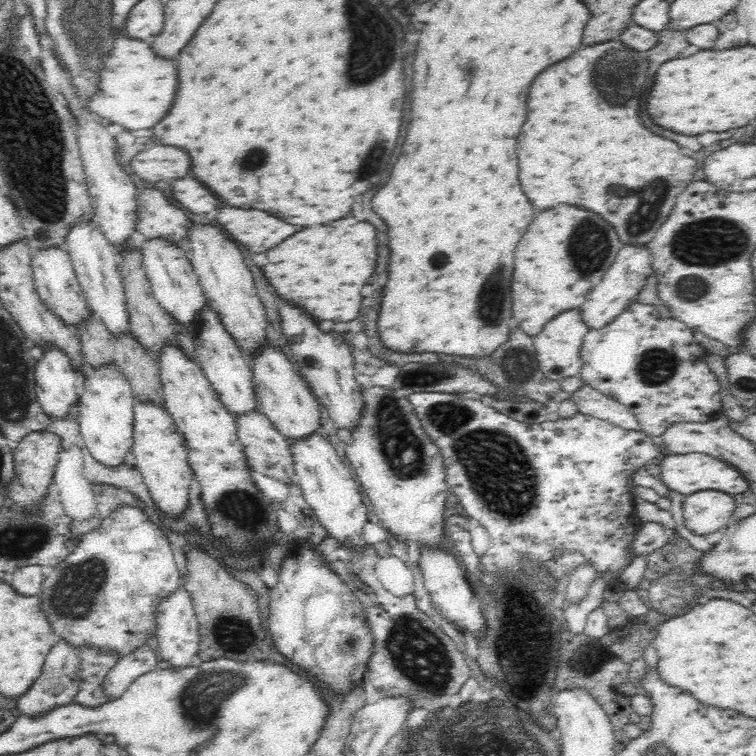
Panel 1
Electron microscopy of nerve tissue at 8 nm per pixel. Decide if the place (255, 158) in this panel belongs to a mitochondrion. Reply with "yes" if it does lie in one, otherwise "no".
yes

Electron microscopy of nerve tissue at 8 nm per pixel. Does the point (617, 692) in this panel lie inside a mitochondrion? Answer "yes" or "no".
no

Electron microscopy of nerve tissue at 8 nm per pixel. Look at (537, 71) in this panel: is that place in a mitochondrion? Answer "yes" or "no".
no

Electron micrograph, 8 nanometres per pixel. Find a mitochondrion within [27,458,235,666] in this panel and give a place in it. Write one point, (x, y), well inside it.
(73, 597)

